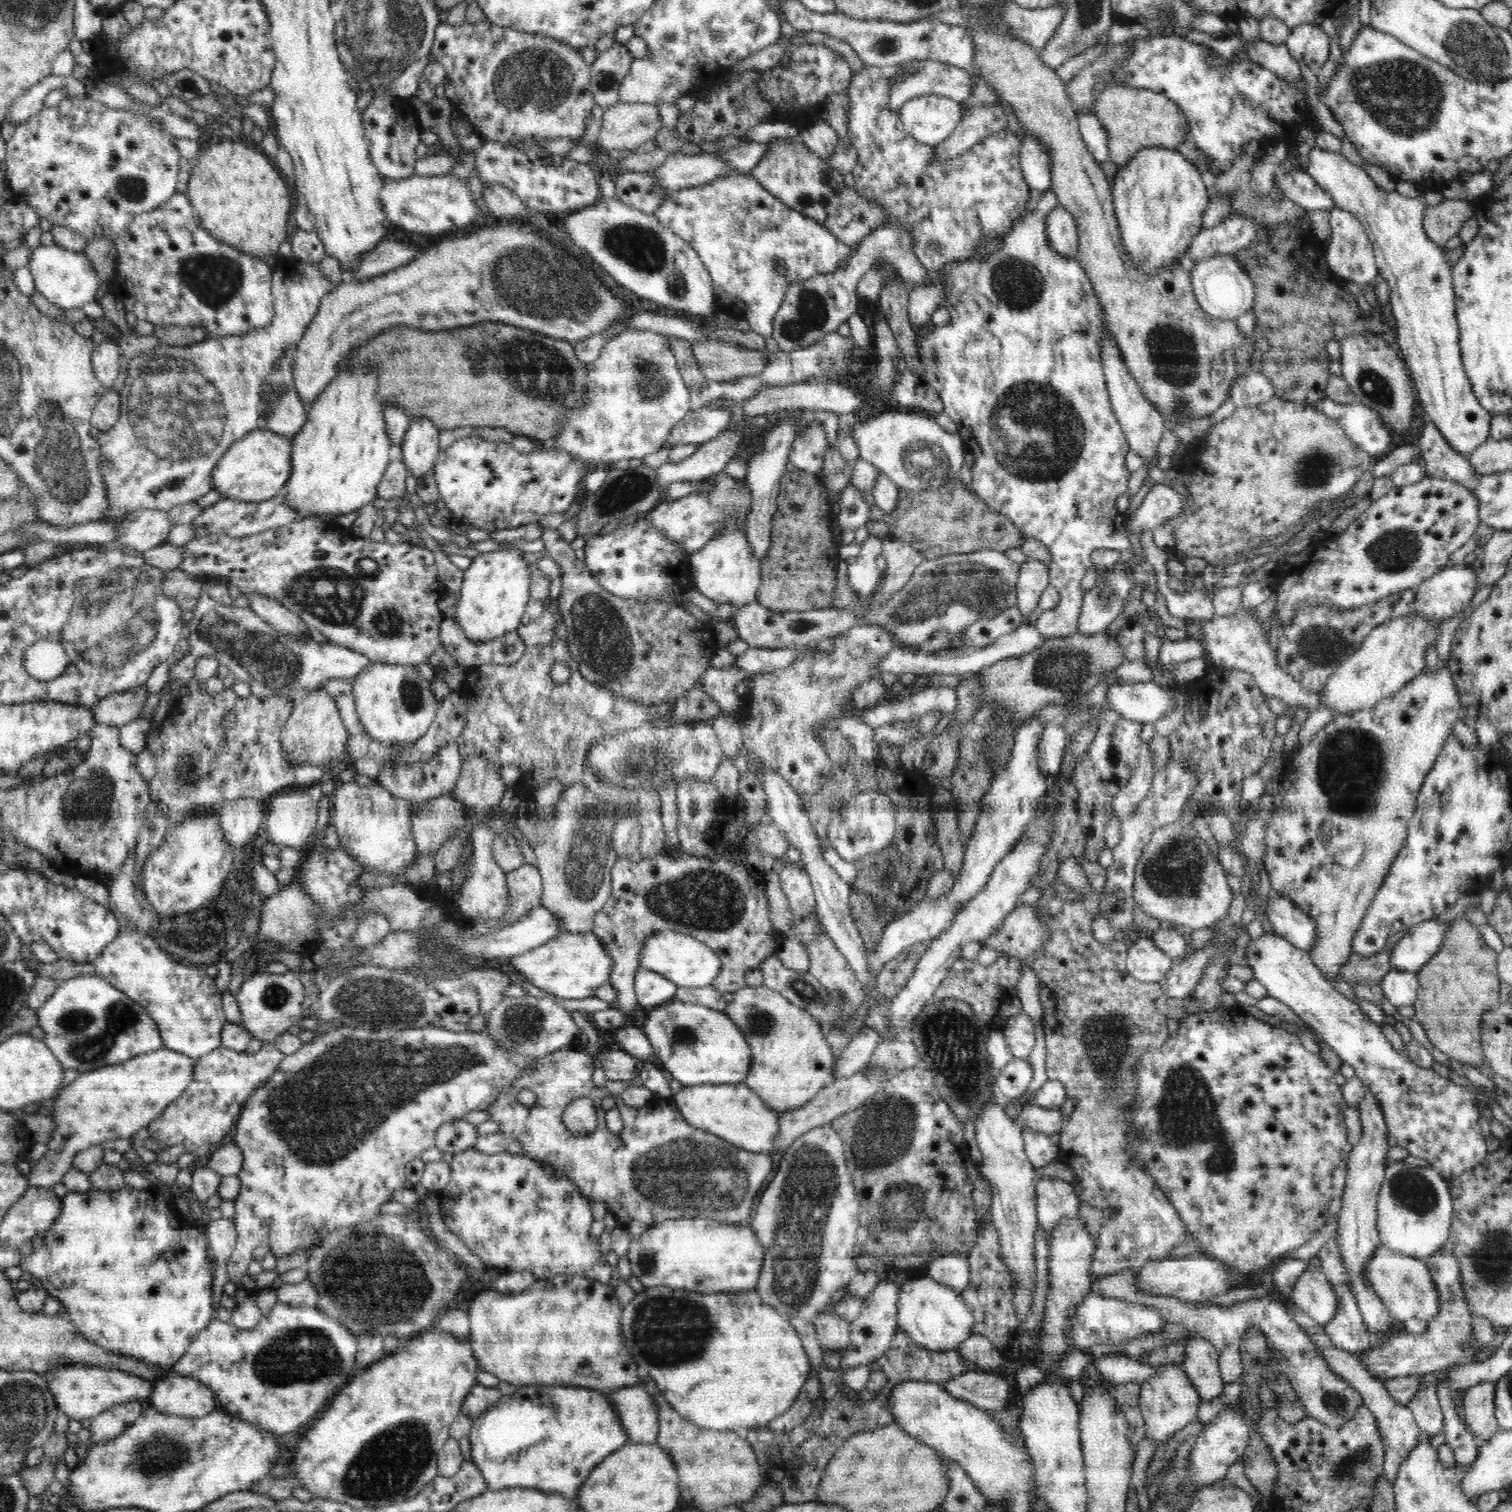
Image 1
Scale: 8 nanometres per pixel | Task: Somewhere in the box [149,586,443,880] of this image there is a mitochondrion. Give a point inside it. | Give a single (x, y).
(259, 655)

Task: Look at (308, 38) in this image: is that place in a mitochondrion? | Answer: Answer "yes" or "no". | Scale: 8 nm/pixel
no

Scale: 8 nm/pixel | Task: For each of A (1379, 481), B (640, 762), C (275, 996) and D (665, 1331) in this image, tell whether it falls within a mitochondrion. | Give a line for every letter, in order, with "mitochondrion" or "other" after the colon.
A: other
B: mitochondrion
C: mitochondrion
D: mitochondrion

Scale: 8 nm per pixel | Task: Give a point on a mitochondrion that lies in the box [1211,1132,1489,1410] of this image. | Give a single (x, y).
(1413, 1191)

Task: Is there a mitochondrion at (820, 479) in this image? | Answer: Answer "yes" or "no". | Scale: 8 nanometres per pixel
no

